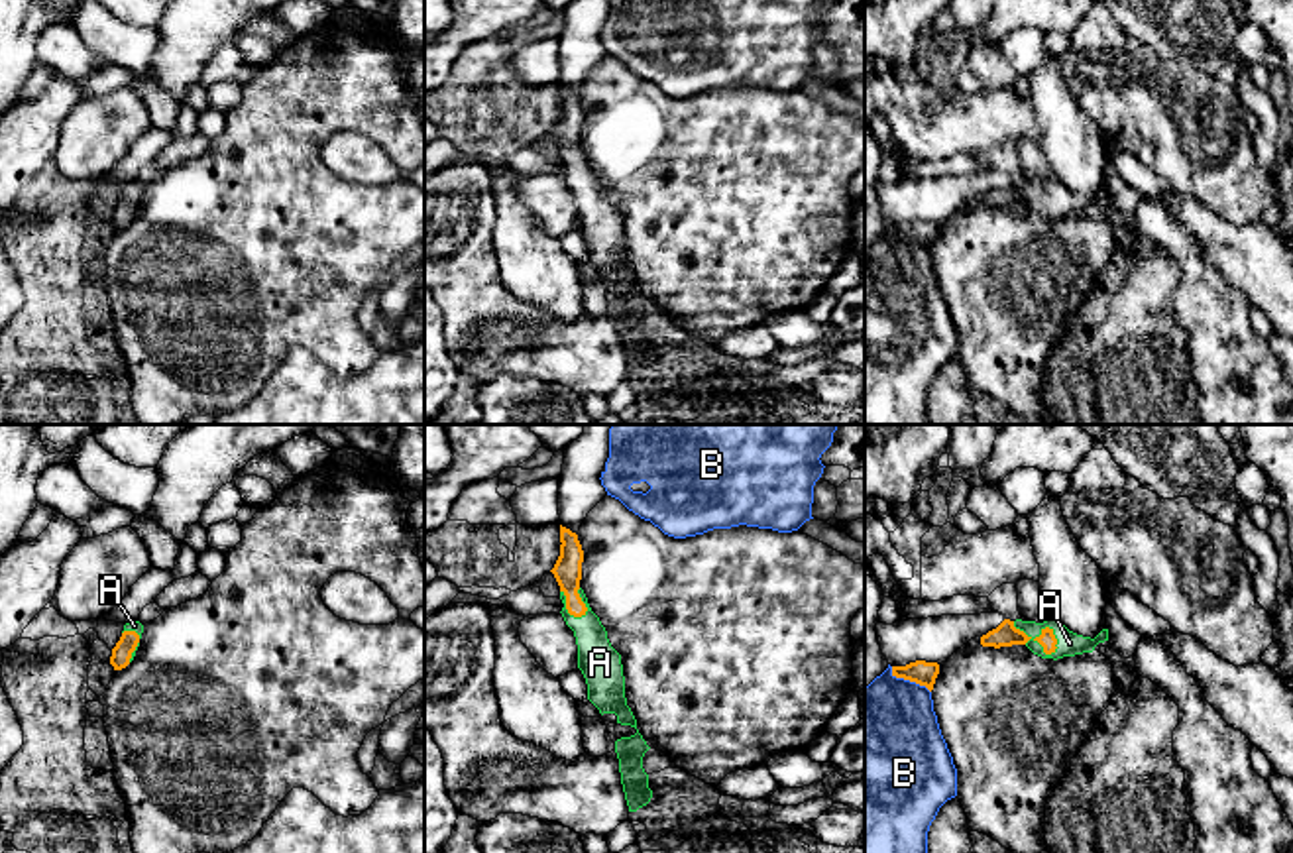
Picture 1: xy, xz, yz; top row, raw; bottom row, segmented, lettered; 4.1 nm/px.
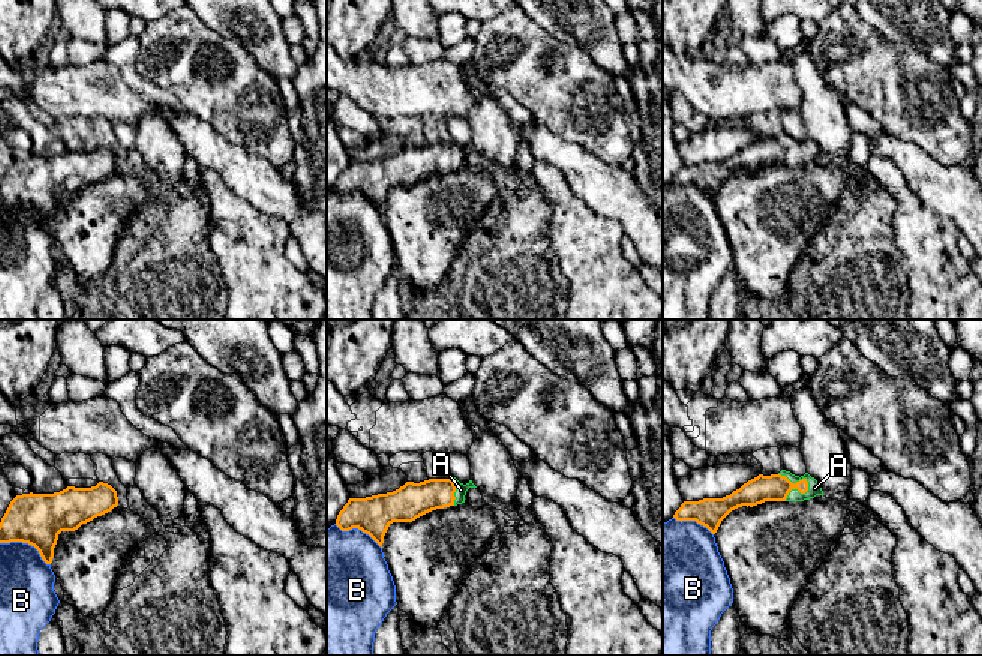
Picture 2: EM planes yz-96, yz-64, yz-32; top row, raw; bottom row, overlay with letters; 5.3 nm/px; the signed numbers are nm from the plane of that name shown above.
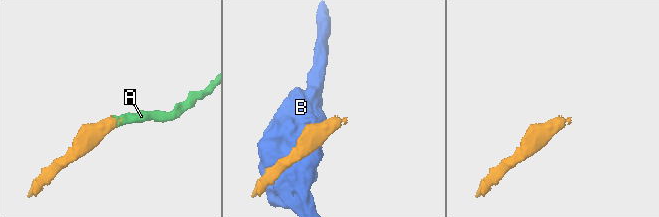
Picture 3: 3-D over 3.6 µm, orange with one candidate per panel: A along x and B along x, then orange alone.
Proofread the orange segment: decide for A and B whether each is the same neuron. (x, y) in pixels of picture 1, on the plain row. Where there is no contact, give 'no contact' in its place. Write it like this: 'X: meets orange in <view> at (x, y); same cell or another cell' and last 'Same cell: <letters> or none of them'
A: meets orange in yz at (1034, 199); same cell
B: meets orange in yz at (908, 238); another cell
Same cell: A

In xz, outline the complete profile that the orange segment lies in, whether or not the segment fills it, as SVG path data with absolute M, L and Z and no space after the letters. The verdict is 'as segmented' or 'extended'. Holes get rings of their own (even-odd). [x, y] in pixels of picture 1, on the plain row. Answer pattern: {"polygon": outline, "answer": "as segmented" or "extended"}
{"polygon": "M560 85L560 116L550 130L560 145L562 177L574 191L578 228L588 244L588 259L599 273L615 273L617 283L637 289L637 279L627 265L621 214L611 206L607 191L591 171L582 140L584 110L578 94Z", "answer": "extended"}

